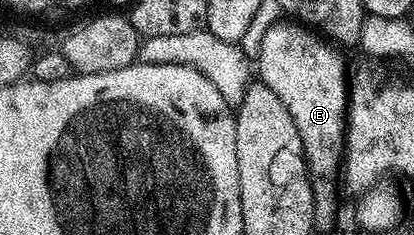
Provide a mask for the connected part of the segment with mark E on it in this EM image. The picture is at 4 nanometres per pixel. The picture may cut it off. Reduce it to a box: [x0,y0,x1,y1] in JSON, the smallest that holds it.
[255,21,349,176]

